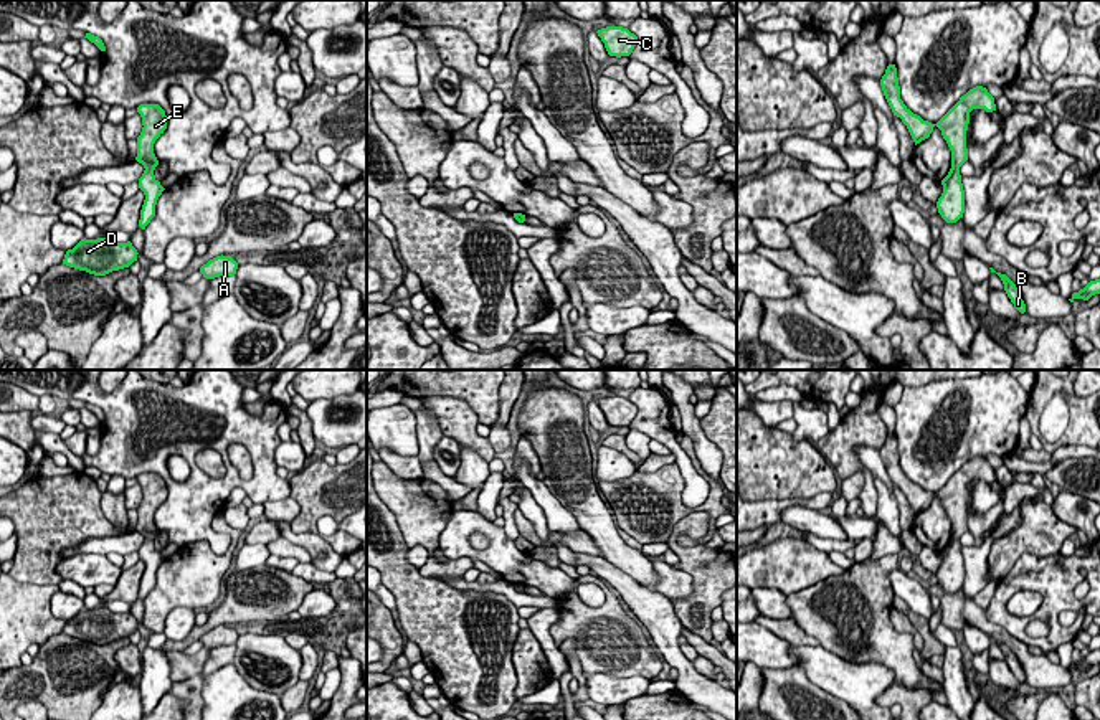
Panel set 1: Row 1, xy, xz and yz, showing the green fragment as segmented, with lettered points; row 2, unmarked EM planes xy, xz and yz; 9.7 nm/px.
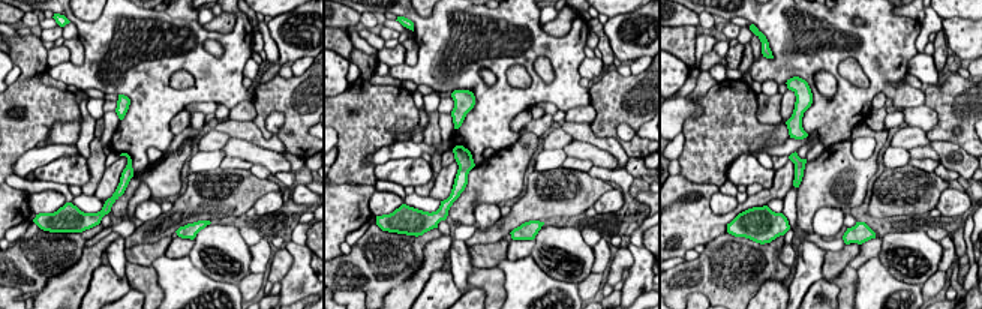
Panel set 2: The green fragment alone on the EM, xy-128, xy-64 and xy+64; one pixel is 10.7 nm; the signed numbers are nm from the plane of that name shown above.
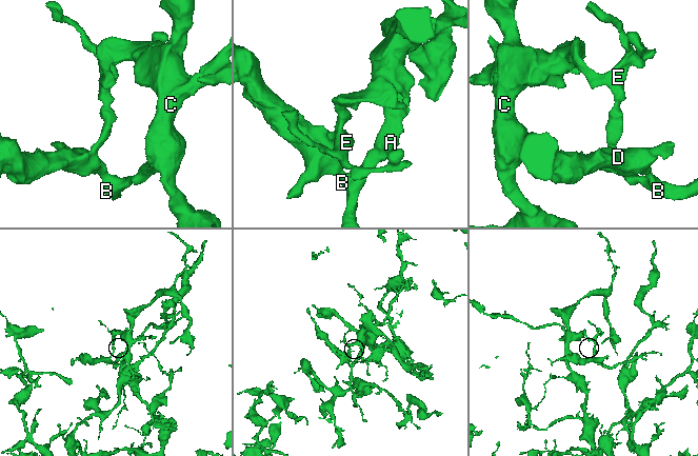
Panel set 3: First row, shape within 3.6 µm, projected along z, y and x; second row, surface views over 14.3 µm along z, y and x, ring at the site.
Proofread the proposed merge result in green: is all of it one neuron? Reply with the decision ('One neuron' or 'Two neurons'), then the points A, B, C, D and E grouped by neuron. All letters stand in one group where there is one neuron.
One neuron. Groups: A B C D E

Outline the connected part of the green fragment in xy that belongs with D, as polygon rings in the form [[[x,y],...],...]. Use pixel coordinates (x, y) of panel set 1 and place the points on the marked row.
[[[84,238],[73,249],[66,251],[63,264],[94,276],[106,276],[112,271],[129,268],[137,261],[137,254],[130,241],[112,243],[107,238]]]

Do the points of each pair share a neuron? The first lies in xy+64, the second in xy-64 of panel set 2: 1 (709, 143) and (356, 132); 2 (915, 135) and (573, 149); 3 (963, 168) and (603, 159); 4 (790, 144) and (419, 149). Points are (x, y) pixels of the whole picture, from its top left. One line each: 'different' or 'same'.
1: same
2: different
3: different
4: same

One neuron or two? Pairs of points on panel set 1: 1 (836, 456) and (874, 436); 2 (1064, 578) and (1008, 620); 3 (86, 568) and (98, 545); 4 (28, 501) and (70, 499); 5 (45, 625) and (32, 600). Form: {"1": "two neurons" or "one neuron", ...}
{"1": "one neuron", "2": "one neuron", "3": "two neurons", "4": "one neuron", "5": "one neuron"}

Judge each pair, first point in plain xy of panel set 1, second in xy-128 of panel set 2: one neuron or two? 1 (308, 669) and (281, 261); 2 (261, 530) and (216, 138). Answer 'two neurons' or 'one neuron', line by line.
1: two neurons
2: one neuron

